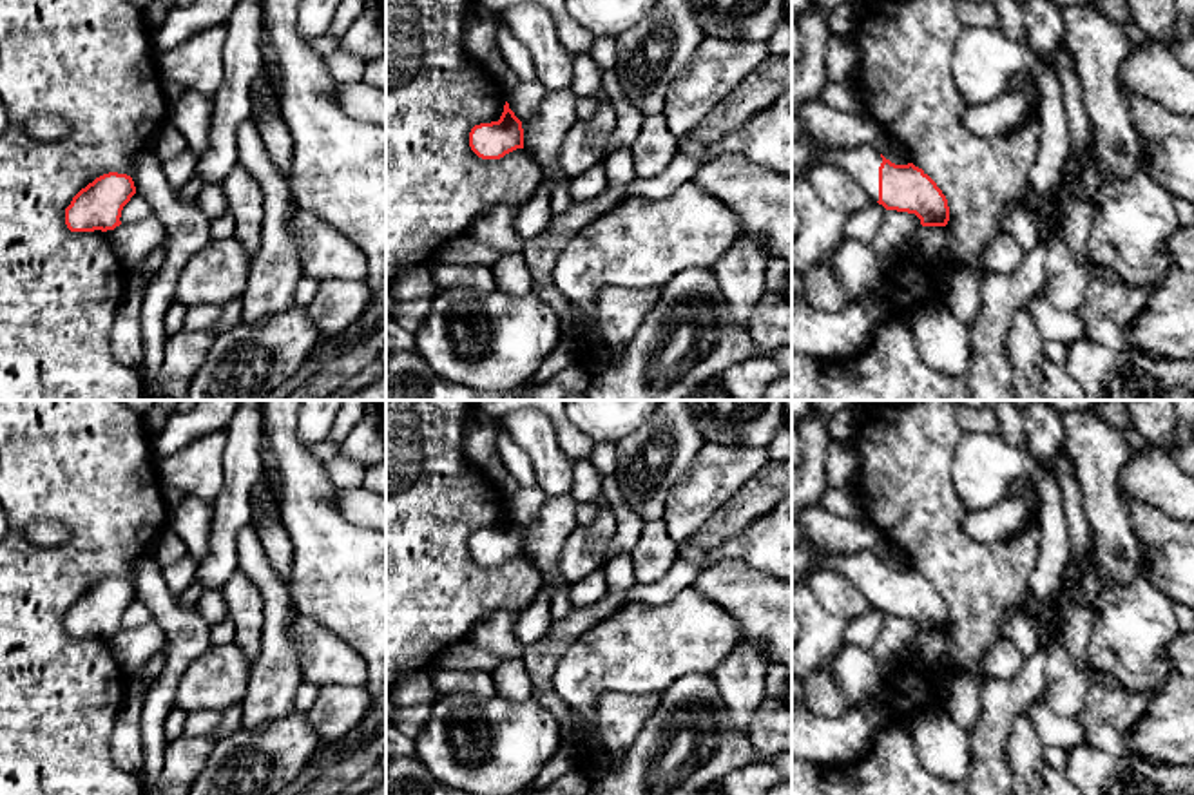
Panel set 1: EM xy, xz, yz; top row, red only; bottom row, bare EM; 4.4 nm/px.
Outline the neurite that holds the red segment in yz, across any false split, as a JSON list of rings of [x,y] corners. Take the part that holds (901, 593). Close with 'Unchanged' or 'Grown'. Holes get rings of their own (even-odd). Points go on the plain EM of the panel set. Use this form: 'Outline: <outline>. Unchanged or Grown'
Outline: [[[817,552],[814,569],[841,574],[871,608],[879,608],[886,616],[915,619],[922,632],[946,632],[949,627],[948,605],[937,589],[913,569],[891,569],[877,552]]]. Grown

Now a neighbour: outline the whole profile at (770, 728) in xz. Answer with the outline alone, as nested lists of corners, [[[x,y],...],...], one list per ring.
[[[765,697],[752,714],[748,735],[763,759],[774,761],[792,752],[792,708],[783,701]]]

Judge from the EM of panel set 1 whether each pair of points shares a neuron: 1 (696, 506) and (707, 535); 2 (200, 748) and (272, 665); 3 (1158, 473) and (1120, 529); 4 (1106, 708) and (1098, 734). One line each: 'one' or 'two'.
1: two
2: two
3: two
4: one

